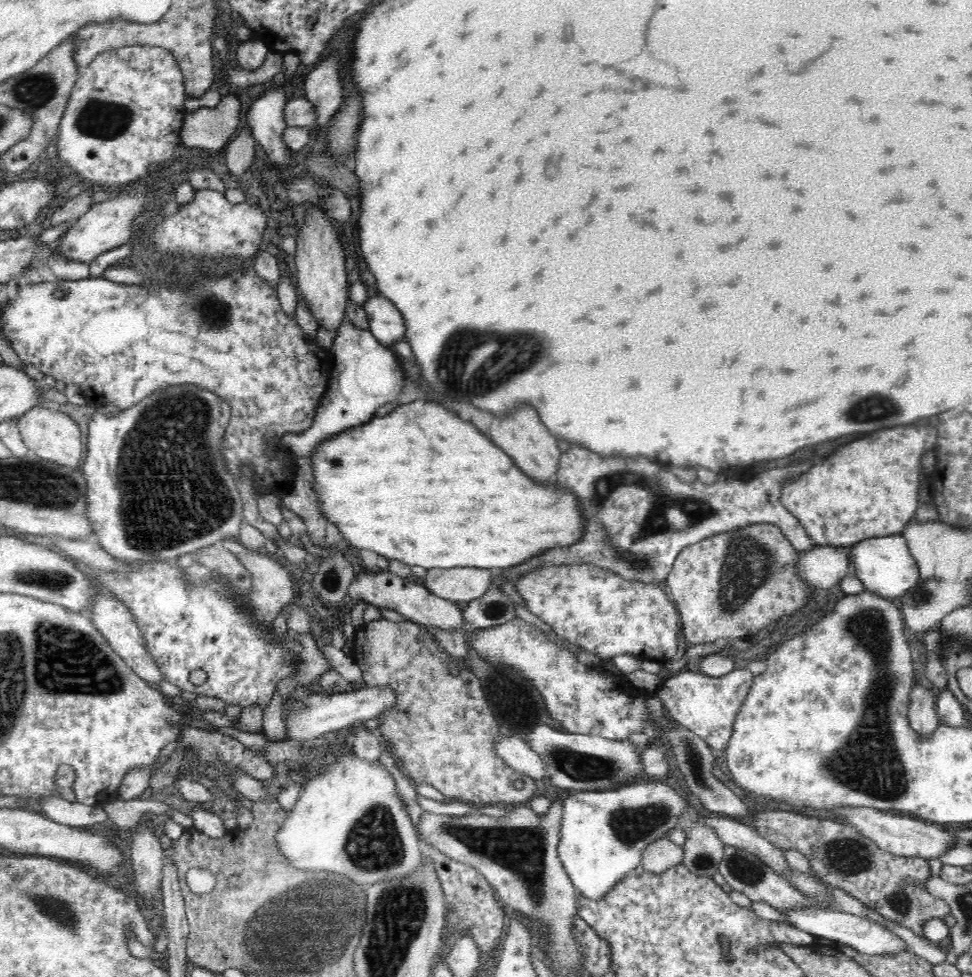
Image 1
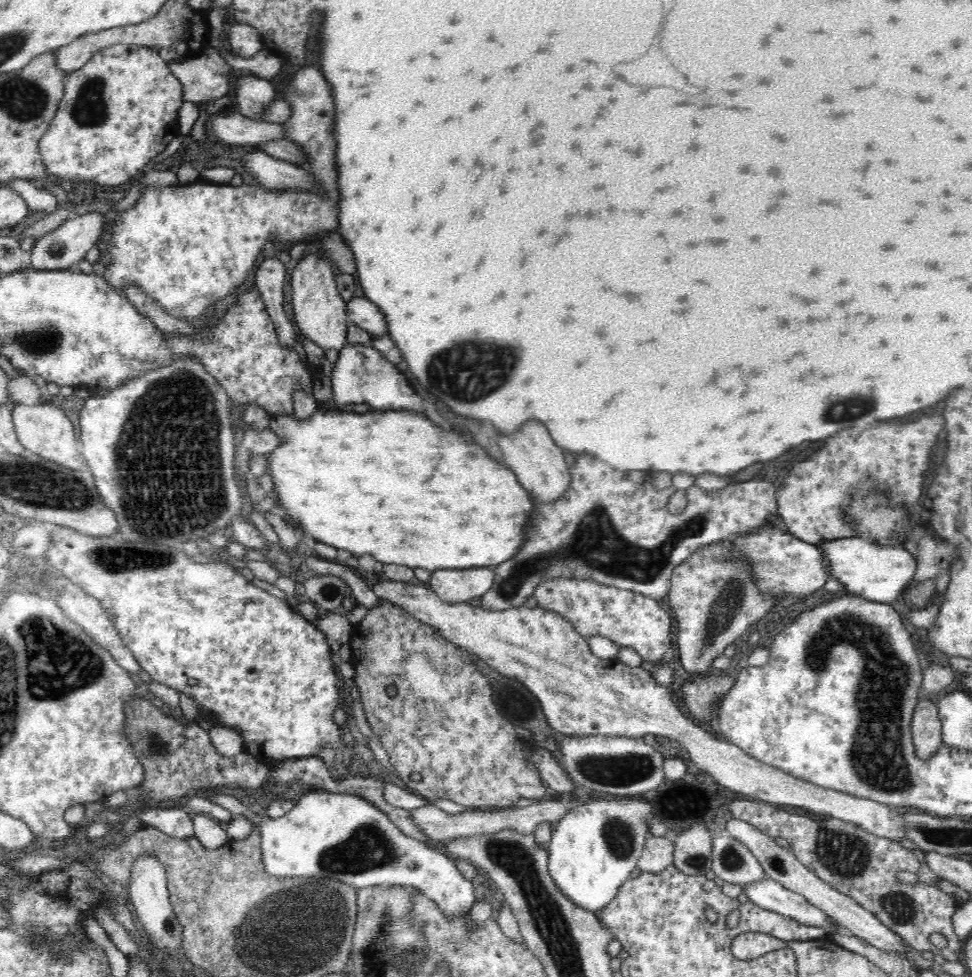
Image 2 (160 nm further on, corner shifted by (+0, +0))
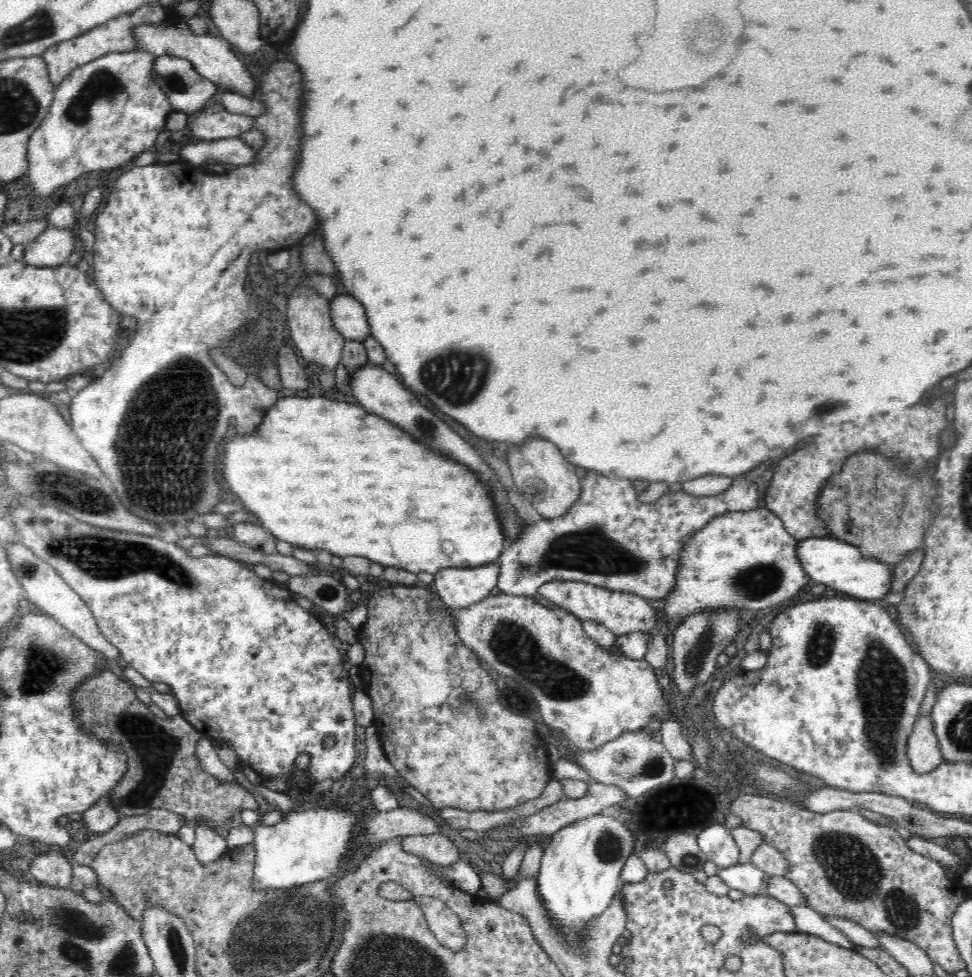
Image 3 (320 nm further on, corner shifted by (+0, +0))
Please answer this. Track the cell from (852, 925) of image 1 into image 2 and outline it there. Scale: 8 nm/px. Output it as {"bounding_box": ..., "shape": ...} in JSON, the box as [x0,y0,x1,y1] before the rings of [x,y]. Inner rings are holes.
{"bounding_box":[742,878,842,927],"shape":[[[764,878],[760,882],[752,882],[744,886],[742,893],[761,908],[778,912],[783,916],[794,918],[799,924],[816,927],[842,927],[834,923],[824,911],[813,906],[800,894],[788,891],[773,879]]]}

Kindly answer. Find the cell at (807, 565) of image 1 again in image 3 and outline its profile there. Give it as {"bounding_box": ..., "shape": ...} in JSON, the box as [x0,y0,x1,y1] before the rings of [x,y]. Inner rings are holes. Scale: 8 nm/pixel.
{"bounding_box":[658,506,812,621],"shape":[[[764,506],[712,518],[683,546],[674,586],[663,598],[664,606],[658,609],[658,616],[683,621],[690,614],[718,608],[737,608],[750,613],[792,598],[812,583],[797,559],[797,544],[798,540],[787,532],[781,518]]]}

